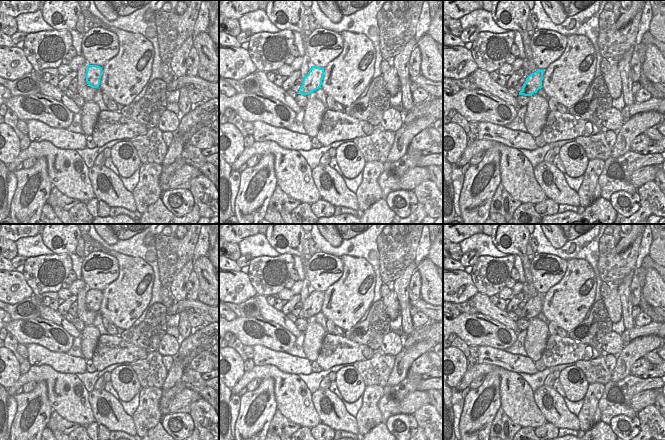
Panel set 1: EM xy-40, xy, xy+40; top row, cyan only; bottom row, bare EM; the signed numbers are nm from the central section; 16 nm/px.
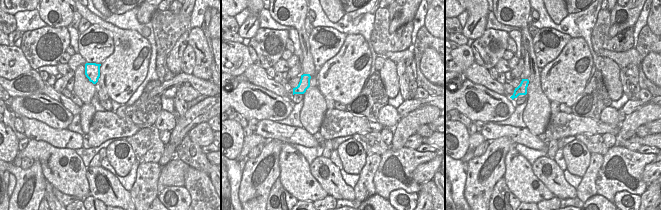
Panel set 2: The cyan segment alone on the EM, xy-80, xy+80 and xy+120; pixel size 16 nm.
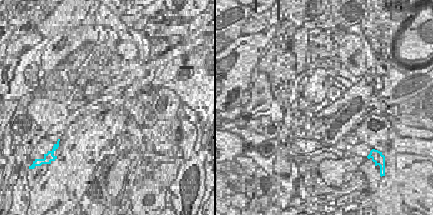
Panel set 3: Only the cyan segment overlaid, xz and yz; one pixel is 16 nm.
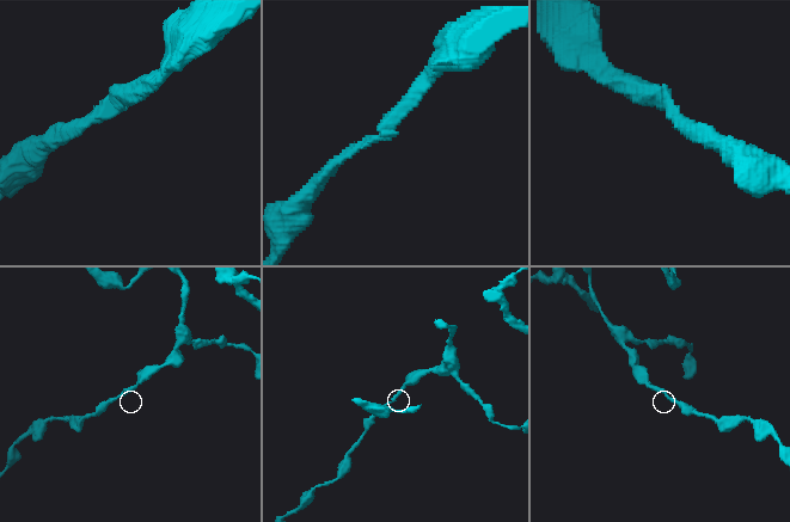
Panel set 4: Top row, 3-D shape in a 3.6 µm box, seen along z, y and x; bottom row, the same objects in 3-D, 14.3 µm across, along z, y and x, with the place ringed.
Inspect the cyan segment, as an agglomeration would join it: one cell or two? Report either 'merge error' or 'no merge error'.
no merge error

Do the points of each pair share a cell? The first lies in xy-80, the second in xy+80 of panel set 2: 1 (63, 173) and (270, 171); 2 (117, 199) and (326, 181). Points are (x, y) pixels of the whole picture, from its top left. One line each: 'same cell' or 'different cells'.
1: different cells
2: same cell

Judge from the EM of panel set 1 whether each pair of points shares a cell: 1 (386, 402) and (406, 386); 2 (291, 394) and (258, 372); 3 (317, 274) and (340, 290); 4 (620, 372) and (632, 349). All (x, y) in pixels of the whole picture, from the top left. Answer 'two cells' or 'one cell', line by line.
1: one cell
2: one cell
3: two cells
4: one cell

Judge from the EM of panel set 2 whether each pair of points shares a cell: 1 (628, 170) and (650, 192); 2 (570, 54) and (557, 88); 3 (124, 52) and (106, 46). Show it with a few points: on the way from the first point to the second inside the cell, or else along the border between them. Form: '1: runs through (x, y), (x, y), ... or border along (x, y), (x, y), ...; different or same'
1: border along (648, 184), (640, 195); different
2: runs through (570, 62), (570, 71), (562, 80); same
3: border along (106, 28), (112, 35), (113, 51), (100, 63); different

